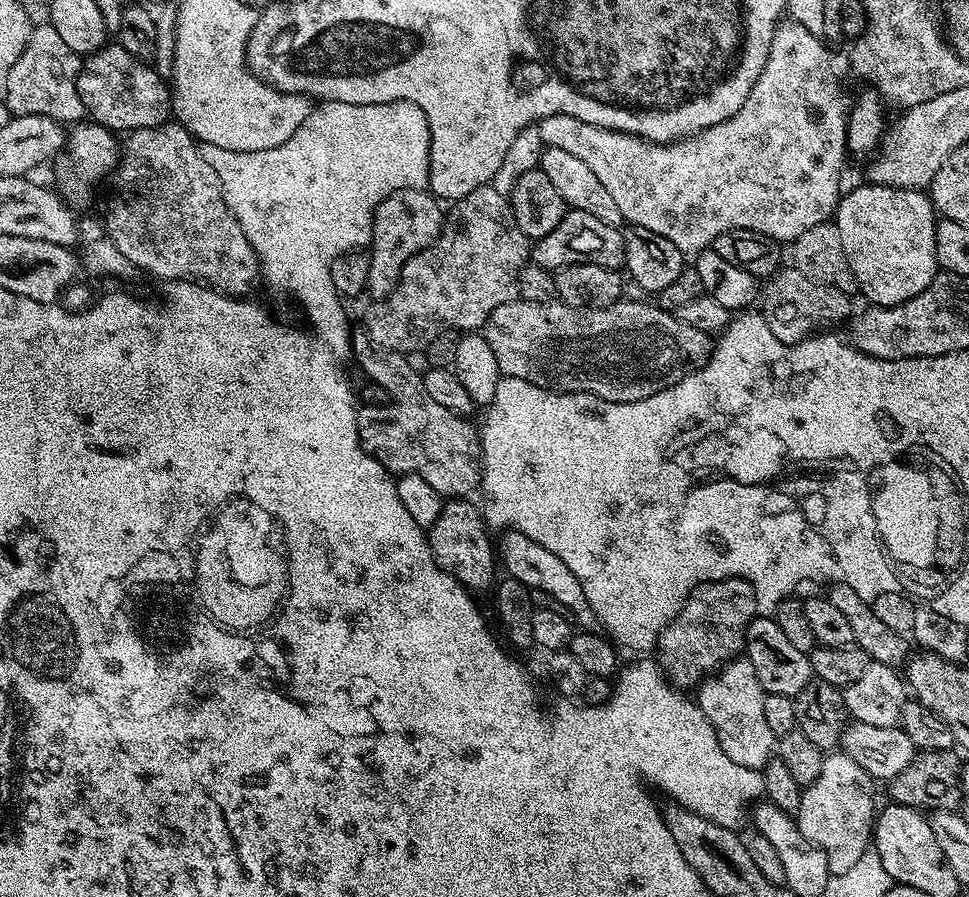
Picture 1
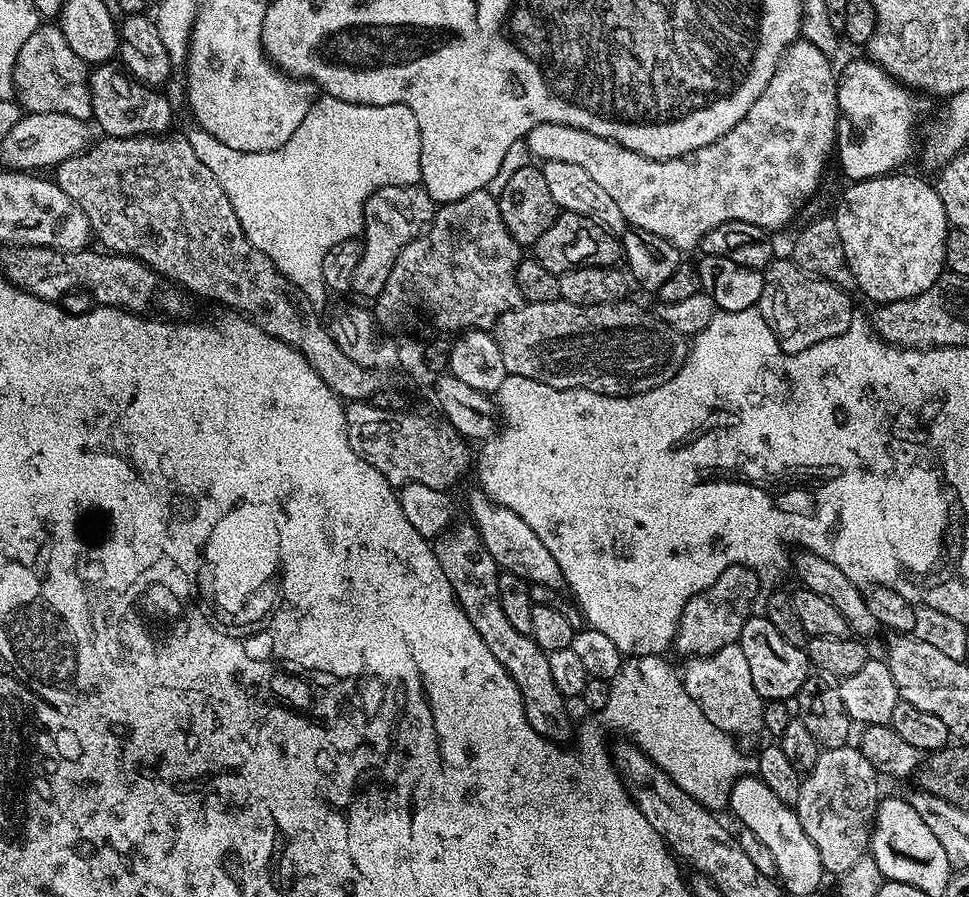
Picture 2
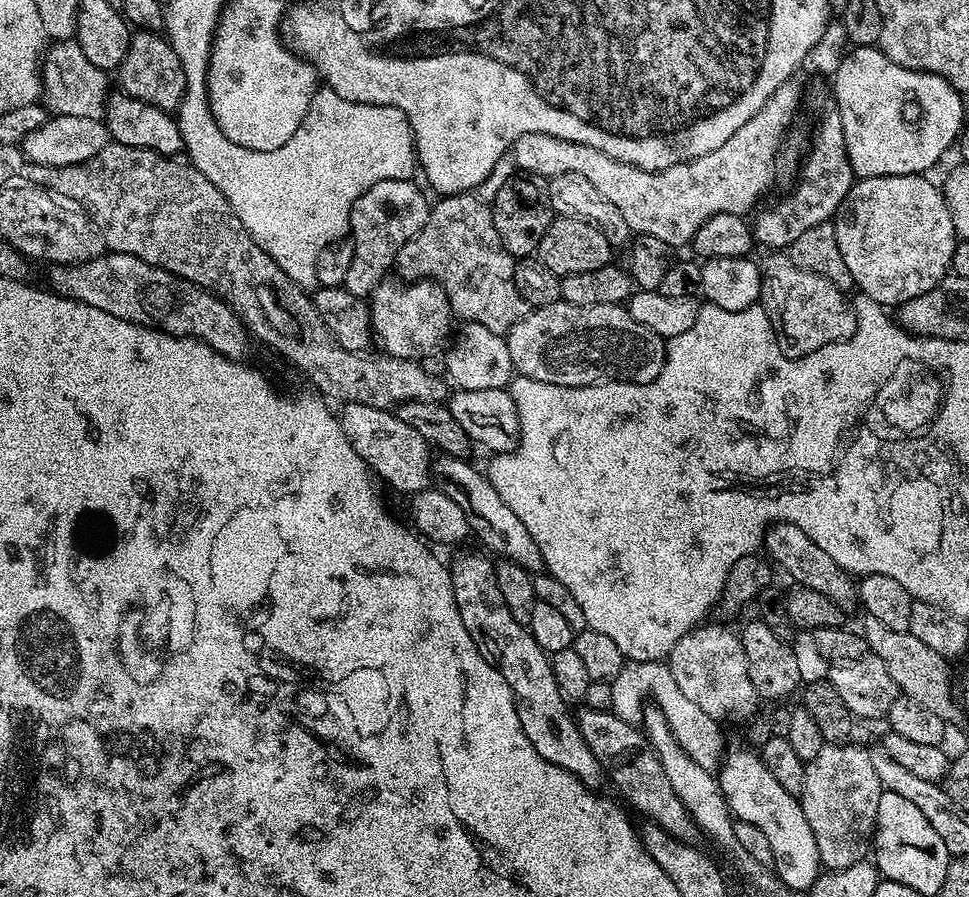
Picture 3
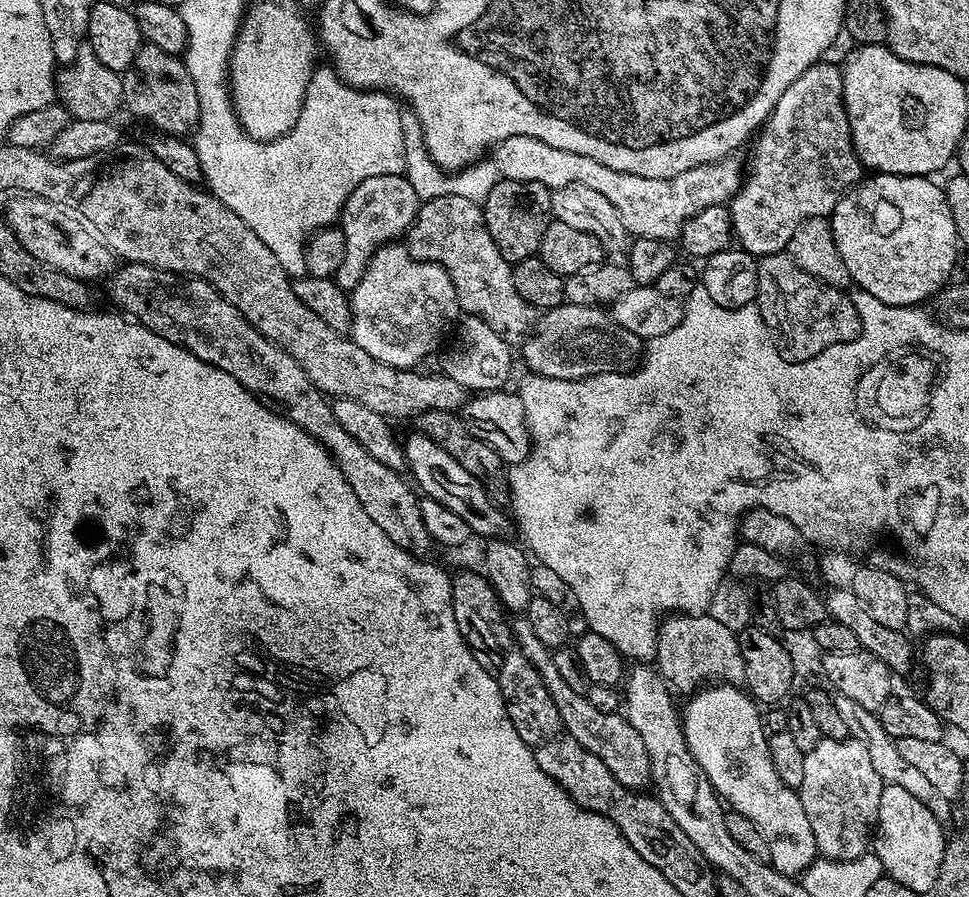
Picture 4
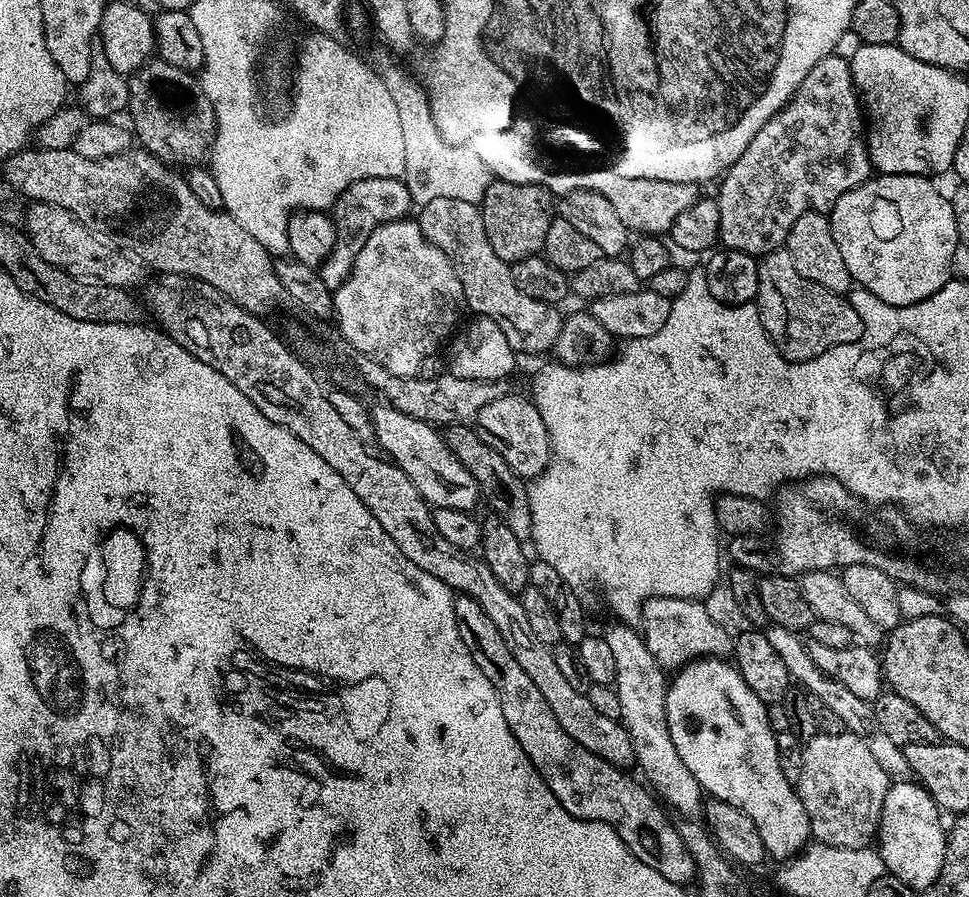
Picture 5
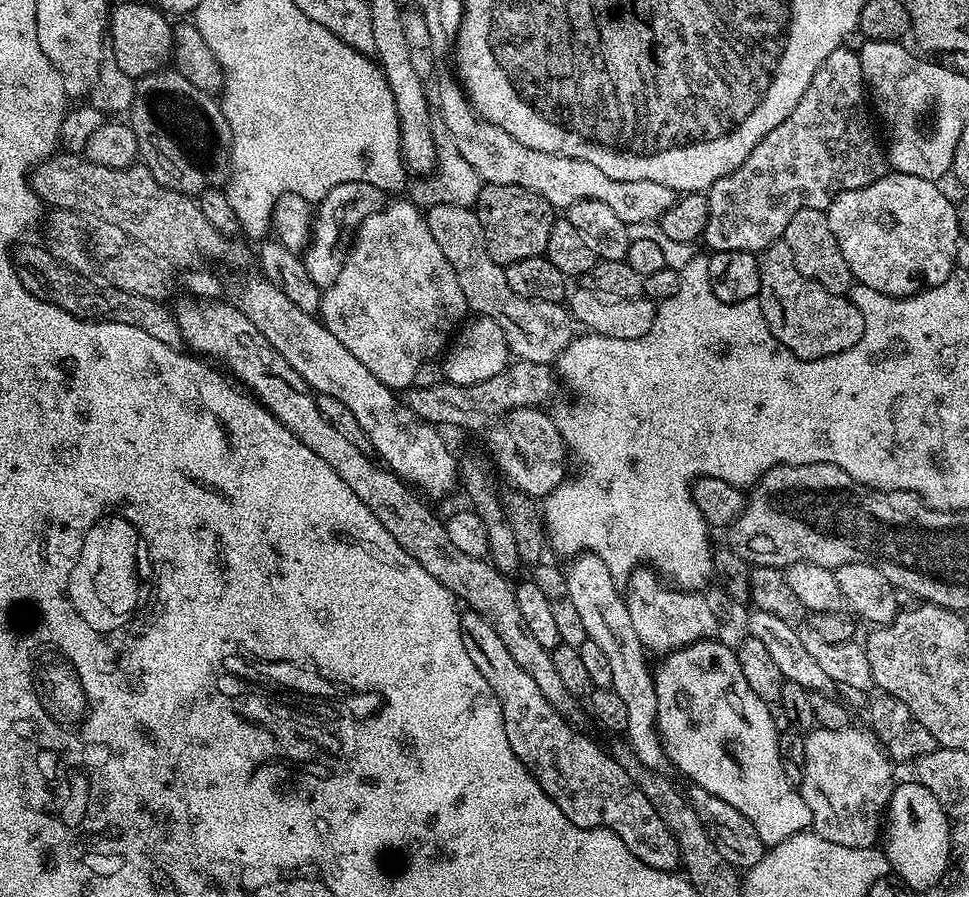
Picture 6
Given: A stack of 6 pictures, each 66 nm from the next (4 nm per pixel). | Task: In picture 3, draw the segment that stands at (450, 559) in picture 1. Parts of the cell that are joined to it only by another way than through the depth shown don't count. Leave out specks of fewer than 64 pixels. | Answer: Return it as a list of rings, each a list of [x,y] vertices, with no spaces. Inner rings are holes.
[[[483,551],[480,552],[460,552],[450,563],[450,579],[458,614],[462,614],[462,622],[470,638],[488,663],[500,671],[502,678],[506,678],[506,686],[510,686],[514,694],[518,722],[522,722],[522,730],[526,738],[530,738],[534,750],[538,750],[546,762],[562,766],[562,770],[577,776],[588,788],[599,789],[602,769],[582,738],[576,716],[568,709],[571,708],[569,701],[558,690],[558,682],[554,682],[549,653],[534,642],[525,625],[514,622],[506,602],[502,602],[498,582],[494,582],[496,565]]]

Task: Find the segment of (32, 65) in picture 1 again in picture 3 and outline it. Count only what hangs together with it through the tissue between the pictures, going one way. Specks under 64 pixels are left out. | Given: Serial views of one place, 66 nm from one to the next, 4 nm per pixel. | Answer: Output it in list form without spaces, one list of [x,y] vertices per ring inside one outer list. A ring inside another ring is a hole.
[[[75,39],[57,40],[47,49],[42,64],[42,103],[52,116],[73,116],[74,118],[104,119],[104,109],[108,106],[109,73],[103,72],[86,54]]]

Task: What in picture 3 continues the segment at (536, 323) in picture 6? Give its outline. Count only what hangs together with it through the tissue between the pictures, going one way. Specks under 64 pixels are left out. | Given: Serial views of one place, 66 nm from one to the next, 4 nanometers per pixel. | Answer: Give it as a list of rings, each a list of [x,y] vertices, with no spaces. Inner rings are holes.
[[[476,194],[446,196],[437,201],[431,205],[424,229],[398,250],[395,271],[408,282],[431,280],[443,284],[453,317],[508,333],[524,316],[526,305],[518,286],[514,286],[516,260],[494,230],[491,207]]]

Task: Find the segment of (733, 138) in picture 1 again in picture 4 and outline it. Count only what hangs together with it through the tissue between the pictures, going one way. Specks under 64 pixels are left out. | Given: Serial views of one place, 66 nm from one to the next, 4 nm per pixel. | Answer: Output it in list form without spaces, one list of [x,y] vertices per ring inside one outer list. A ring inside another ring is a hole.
[[[529,136],[506,138],[496,145],[494,161],[501,177],[506,180],[542,182],[551,189],[571,184],[591,186],[593,190],[598,190],[598,194],[602,194],[602,198],[609,200],[614,210],[618,210],[622,226],[626,226],[633,237],[658,238],[669,242],[675,241],[682,226],[686,226],[691,216],[706,210],[706,206],[727,205],[742,183],[742,164],[736,158],[700,164],[665,180],[655,180],[610,170],[610,166],[602,166],[602,162],[596,162],[586,154],[558,150],[558,146],[546,146],[546,142]]]

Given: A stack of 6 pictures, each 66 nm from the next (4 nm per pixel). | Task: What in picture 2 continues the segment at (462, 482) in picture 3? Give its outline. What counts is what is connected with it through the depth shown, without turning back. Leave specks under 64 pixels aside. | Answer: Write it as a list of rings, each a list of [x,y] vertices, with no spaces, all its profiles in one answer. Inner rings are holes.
[[[475,490],[468,496],[468,512],[471,523],[476,525],[478,534],[482,534],[482,542],[486,542],[486,550],[490,550],[490,558],[494,558],[496,567],[501,572],[518,574],[518,578],[527,580],[529,584],[541,584],[557,590],[565,587],[564,575],[555,560],[554,554],[542,546],[538,534],[514,510],[502,508],[492,503],[492,499],[482,490]]]

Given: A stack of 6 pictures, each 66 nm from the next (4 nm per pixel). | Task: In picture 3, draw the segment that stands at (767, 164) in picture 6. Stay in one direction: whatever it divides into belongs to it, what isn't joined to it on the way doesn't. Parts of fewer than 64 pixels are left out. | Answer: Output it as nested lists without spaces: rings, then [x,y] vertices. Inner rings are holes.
[[[824,94],[816,100],[816,129],[812,132],[812,149],[800,168],[800,181],[789,196],[782,197],[769,208],[761,207],[755,213],[756,220],[751,221],[753,241],[757,245],[765,244],[768,250],[791,249],[794,238],[813,226],[829,223],[835,217],[853,183],[846,138],[842,138],[842,118],[838,118],[836,101],[831,95]]]

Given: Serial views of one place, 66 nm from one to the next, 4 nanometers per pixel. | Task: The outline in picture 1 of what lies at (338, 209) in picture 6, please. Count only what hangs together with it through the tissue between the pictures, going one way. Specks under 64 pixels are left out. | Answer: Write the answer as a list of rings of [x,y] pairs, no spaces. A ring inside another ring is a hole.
[[[407,188],[398,190],[394,194],[387,196],[381,204],[376,207],[372,214],[372,243],[368,252],[368,261],[370,262],[370,272],[368,274],[367,295],[372,300],[385,300],[392,293],[392,288],[398,282],[402,274],[402,266],[410,262],[414,254],[418,254],[426,246],[430,246],[436,241],[444,226],[445,209],[441,201],[433,196],[431,191],[423,188]]]

